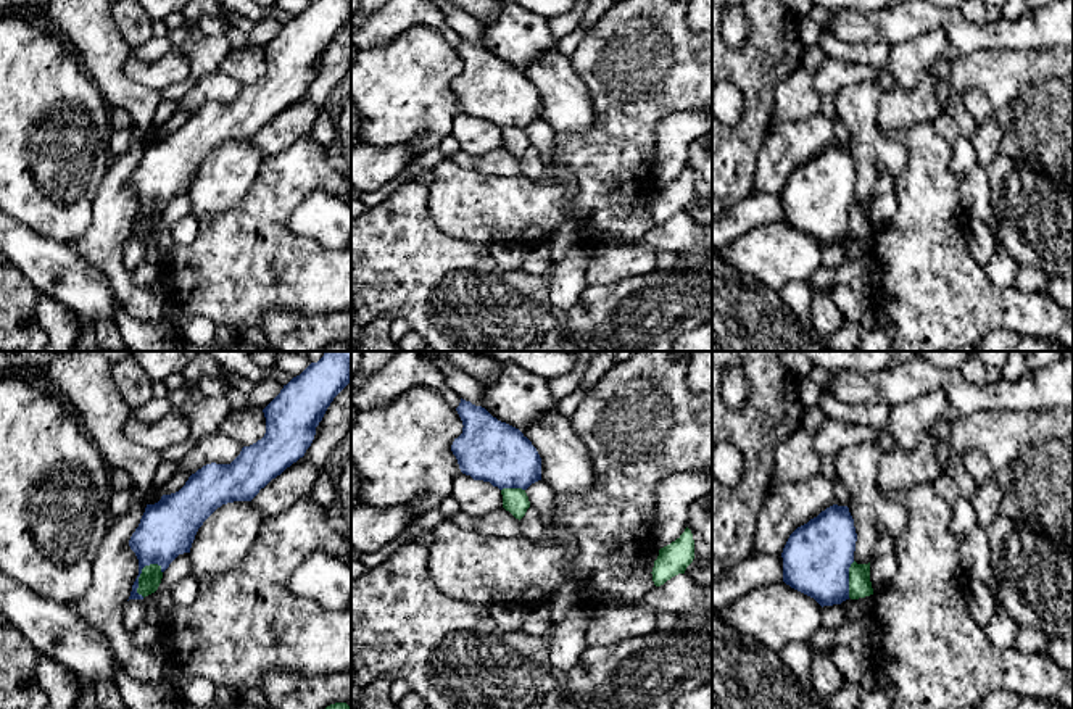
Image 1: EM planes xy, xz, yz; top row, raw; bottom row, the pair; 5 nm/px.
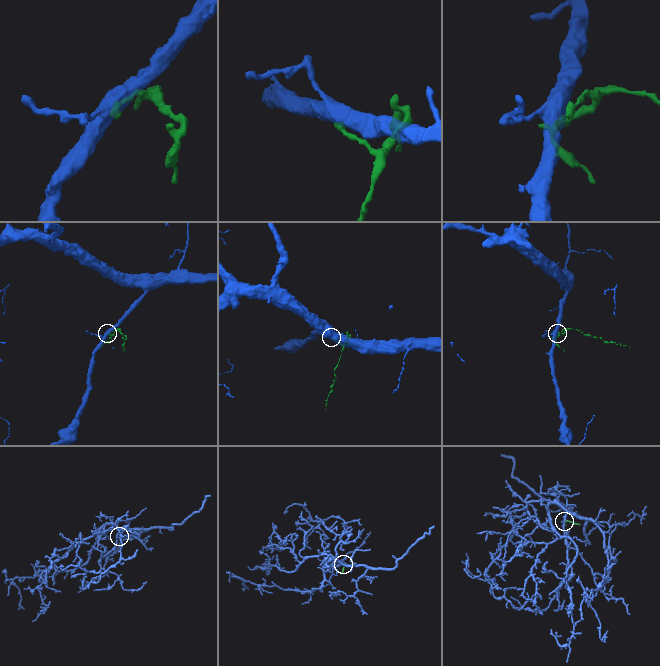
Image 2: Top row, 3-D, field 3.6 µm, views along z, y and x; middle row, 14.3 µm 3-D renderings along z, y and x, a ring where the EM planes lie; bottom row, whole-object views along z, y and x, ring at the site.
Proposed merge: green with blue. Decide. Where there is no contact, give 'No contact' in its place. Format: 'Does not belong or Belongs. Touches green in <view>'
Does not belong. Touches green in xy

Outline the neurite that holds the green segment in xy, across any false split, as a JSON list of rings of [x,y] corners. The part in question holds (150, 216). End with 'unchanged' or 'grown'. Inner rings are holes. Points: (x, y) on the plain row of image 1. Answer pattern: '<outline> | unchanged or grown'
[[[150,203],[142,208],[142,213],[139,216],[139,227],[137,232],[143,237],[155,232],[161,222],[163,211],[161,205]]] | unchanged

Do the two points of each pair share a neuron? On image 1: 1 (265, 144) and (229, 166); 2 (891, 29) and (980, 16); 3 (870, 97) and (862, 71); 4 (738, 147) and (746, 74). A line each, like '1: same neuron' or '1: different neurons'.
1: different neurons
2: different neurons
3: different neurons
4: same neuron

